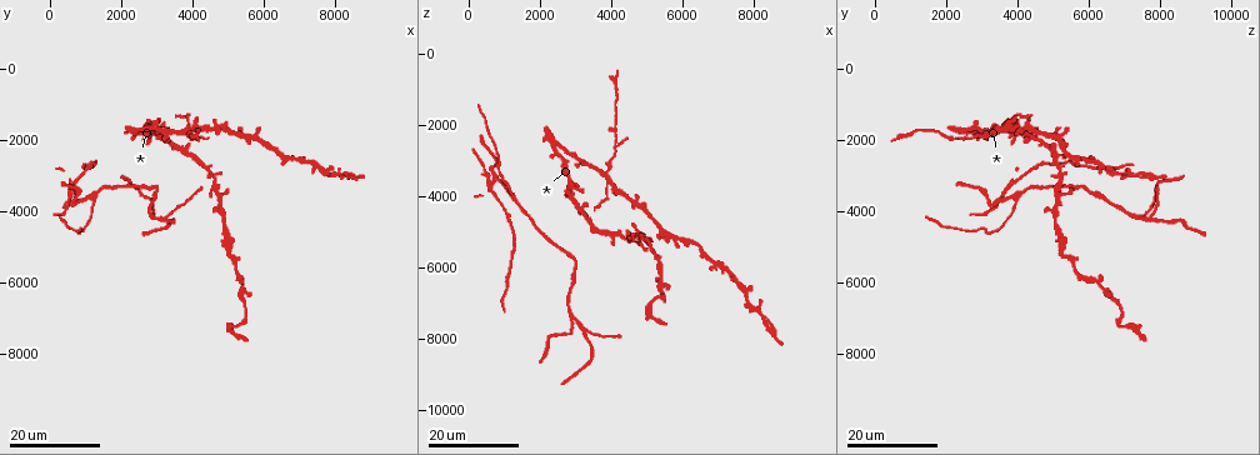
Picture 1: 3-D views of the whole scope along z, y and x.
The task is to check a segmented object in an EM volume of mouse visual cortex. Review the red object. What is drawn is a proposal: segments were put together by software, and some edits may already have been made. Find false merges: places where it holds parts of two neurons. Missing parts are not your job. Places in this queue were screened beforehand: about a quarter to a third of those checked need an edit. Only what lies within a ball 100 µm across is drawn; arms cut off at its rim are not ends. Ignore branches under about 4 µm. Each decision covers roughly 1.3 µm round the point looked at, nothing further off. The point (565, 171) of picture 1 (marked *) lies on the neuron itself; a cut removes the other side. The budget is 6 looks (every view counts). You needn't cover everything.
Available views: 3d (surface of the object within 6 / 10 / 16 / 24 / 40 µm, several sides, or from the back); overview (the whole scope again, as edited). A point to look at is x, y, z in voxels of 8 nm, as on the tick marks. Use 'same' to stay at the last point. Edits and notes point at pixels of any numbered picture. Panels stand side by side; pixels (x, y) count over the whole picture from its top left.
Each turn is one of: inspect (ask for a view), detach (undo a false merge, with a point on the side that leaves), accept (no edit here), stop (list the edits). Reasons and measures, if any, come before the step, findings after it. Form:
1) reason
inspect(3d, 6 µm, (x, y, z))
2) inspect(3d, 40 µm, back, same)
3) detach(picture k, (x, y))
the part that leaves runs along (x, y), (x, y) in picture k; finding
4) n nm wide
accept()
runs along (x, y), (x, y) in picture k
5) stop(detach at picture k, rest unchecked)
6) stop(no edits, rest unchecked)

small branch off a trunk
inspect(3d, 16 µm, (3900, 1700, 3600))

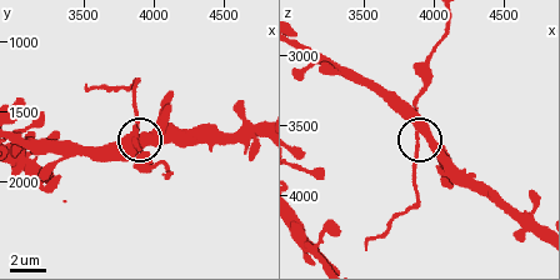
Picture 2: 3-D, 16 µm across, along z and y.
zoom in
inspect(3d, 6 µm, (3960, 1660, 3600))

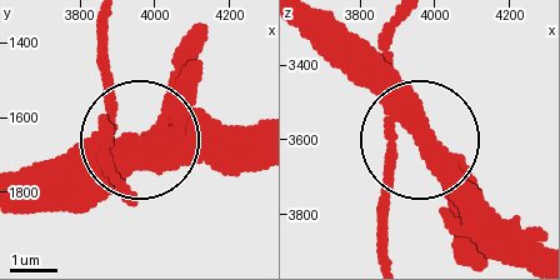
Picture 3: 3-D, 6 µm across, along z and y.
3 arms
detach(picture 3, (111, 96))
a second neuron is stuck on

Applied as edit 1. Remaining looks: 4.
inspect(overview)

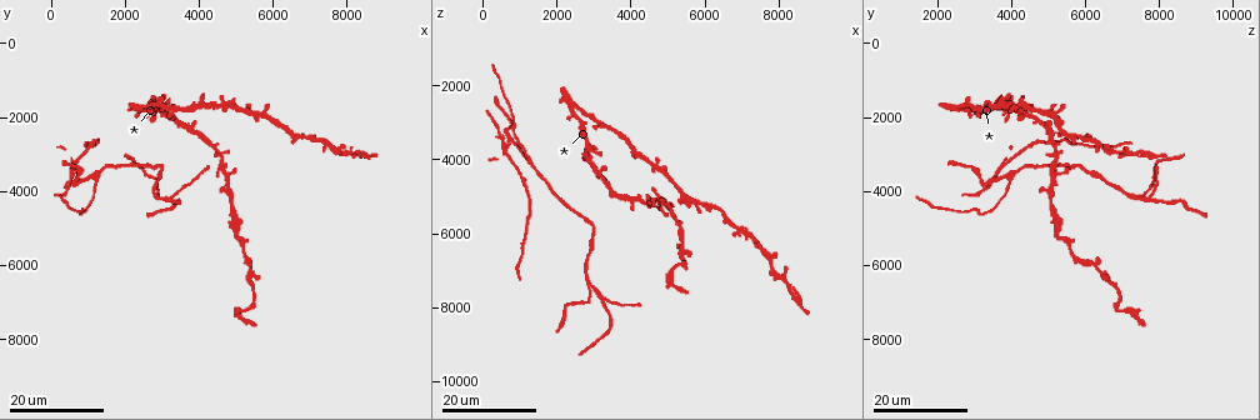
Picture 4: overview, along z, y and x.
inspect(3d, 24 µm, (1200, 3700, 3900))

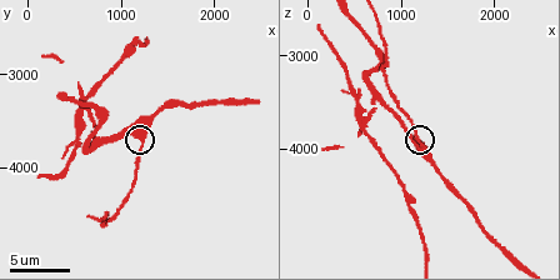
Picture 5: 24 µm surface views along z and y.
closer look
inspect(3d, 6 µm, same)

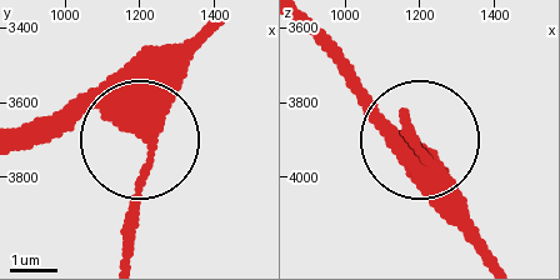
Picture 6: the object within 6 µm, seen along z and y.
accept()
runs along (495, 255), (415, 135) in picture 6; continuous, no second neuron

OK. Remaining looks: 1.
stop(detach at picture 3, rest unchecked)

